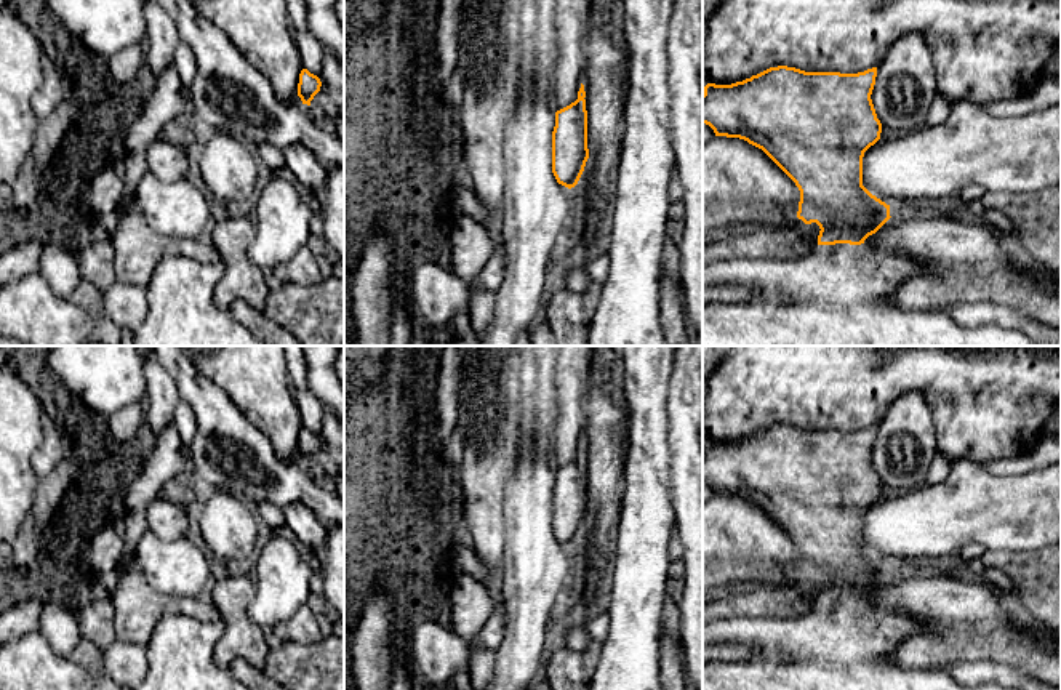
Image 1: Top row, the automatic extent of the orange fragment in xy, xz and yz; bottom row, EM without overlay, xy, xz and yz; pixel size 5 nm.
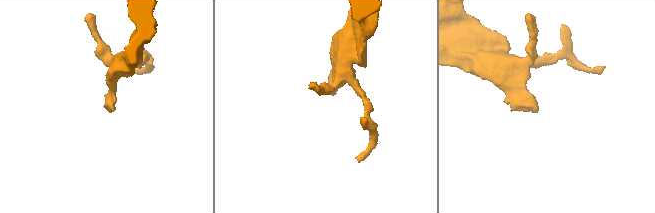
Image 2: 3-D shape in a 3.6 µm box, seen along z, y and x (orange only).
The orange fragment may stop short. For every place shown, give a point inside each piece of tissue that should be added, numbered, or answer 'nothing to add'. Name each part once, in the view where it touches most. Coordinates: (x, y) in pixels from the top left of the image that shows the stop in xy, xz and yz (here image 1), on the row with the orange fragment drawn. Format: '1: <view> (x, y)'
1: yz (839, 295)

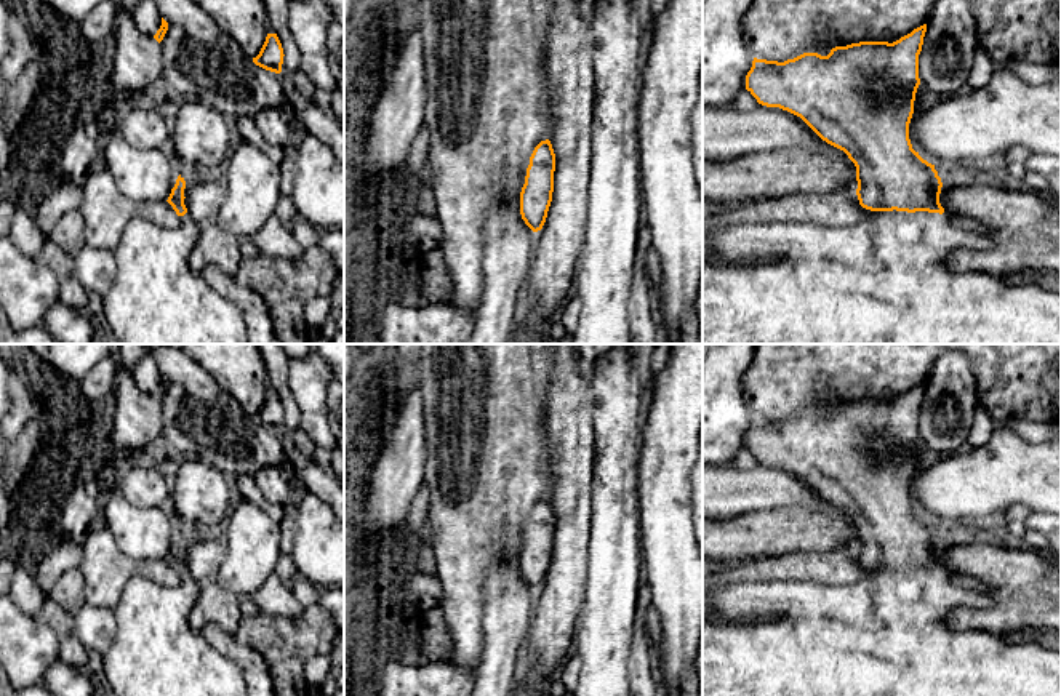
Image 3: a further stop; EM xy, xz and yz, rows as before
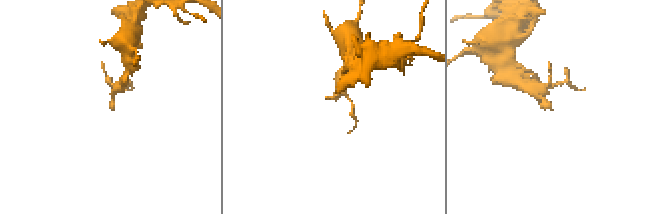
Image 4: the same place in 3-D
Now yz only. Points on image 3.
1: yz (882, 280)

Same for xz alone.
1: xz (572, 84)

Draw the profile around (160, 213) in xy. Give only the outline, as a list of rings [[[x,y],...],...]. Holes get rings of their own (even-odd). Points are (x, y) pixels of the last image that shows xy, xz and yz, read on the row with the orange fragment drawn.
[[[102,163],[88,173],[82,187],[83,237],[93,248],[115,250],[123,229],[138,216],[163,227],[176,227],[181,221],[166,200],[136,202],[123,195]]]

